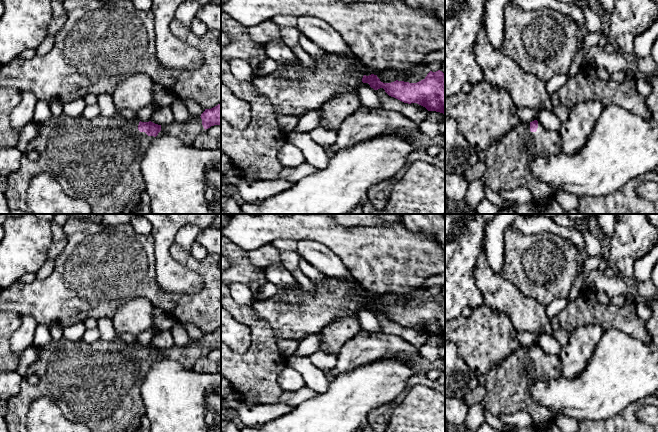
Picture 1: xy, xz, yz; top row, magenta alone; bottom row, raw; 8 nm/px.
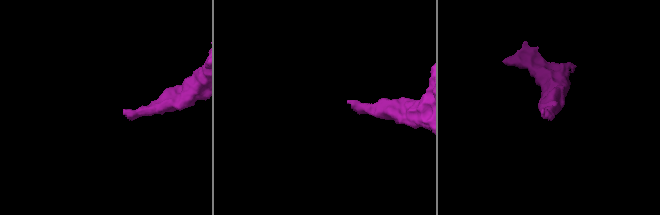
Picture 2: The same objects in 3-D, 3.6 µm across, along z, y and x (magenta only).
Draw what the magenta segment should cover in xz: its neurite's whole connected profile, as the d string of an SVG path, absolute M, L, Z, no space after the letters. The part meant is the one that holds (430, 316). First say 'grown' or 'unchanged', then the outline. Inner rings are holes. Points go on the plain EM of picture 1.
grown; M326 276L324 282L315 283L315 292L308 294L297 282L291 289L278 286L277 293L268 300L253 303L256 315L267 321L272 327L276 339L294 340L298 343L308 336L315 335L329 323L346 316L357 317L358 311L365 307L374 314L383 312L385 316L404 327L417 327L428 335L436 335L445 338L445 298L438 294L432 296L427 290L421 292L409 291L409 299L404 301L406 294L397 294L394 306L383 307L377 301L382 295L368 292L369 300L358 295L352 283L345 279L335 279Z

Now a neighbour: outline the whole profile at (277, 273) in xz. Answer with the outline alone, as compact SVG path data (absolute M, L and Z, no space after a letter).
M281 262L269 264L264 271L267 279L277 286L291 289L297 283L294 275Z

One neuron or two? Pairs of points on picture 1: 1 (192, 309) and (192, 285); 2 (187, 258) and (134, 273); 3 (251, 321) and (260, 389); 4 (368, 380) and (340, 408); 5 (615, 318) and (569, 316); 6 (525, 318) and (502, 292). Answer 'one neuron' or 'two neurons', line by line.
1: two neurons
2: one neuron
3: one neuron
4: one neuron
5: one neuron
6: one neuron

